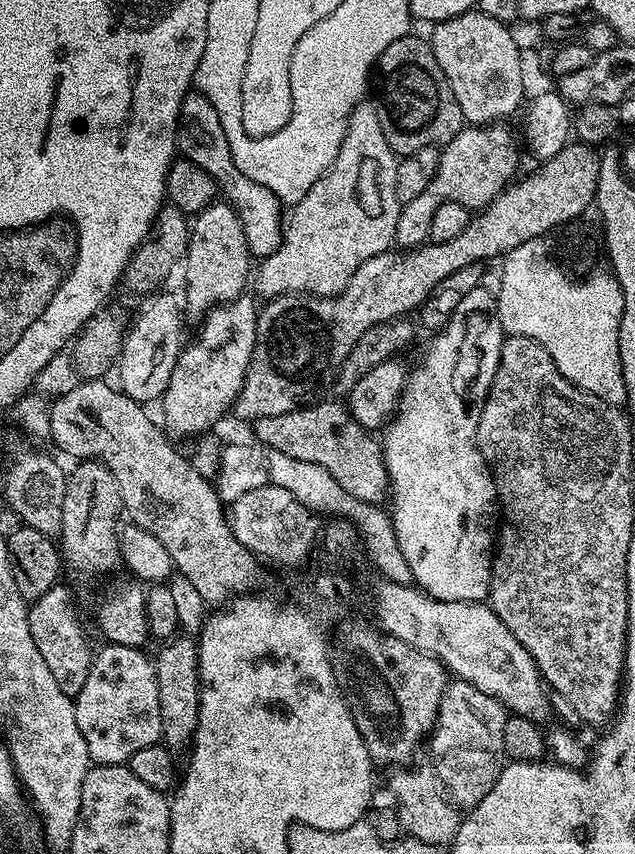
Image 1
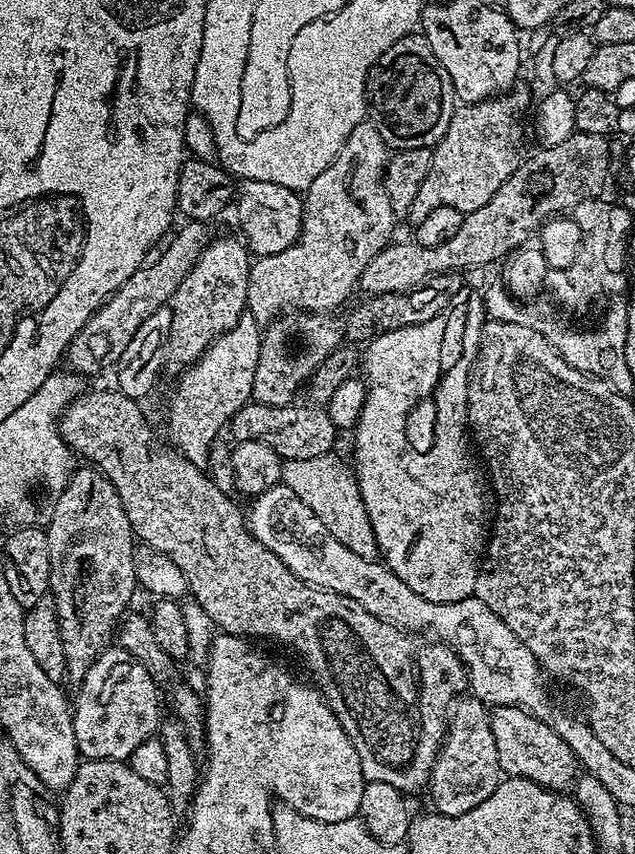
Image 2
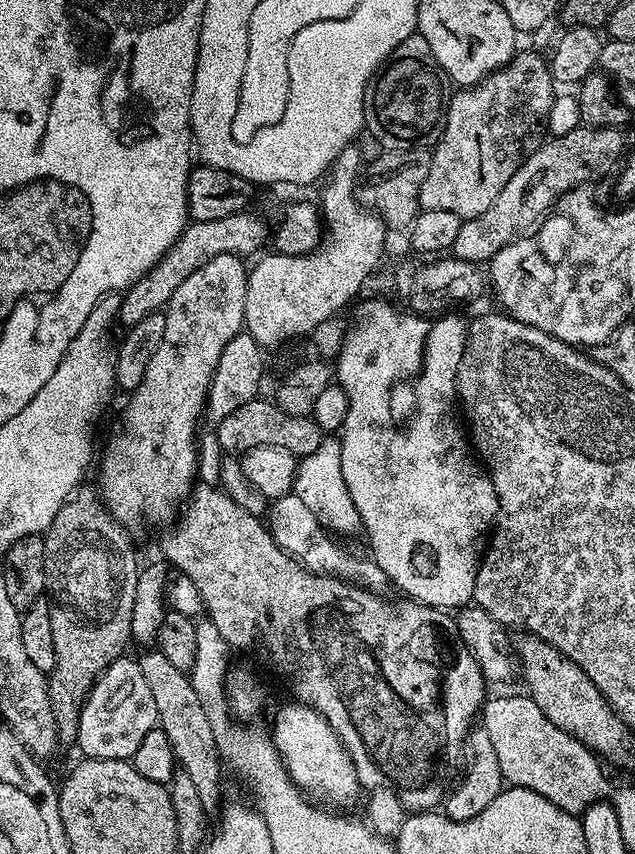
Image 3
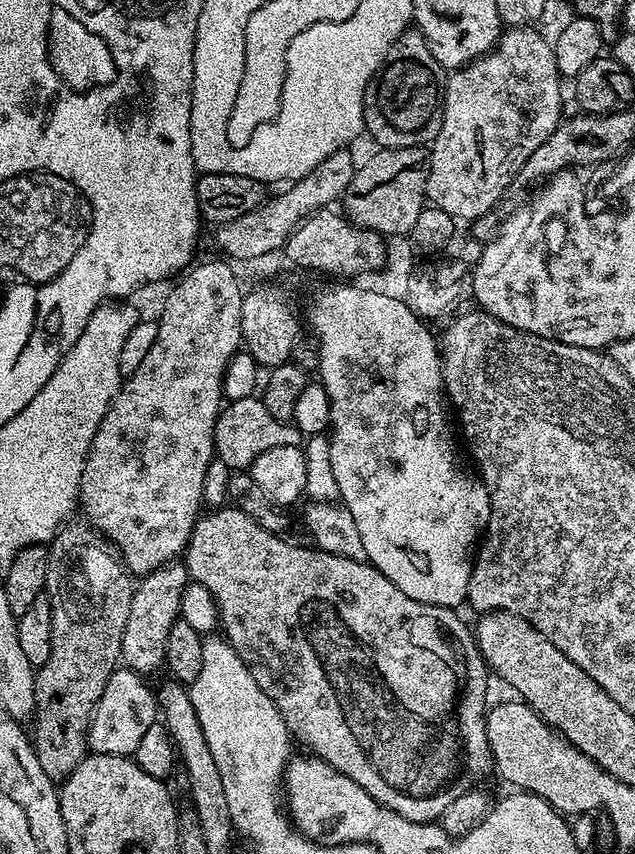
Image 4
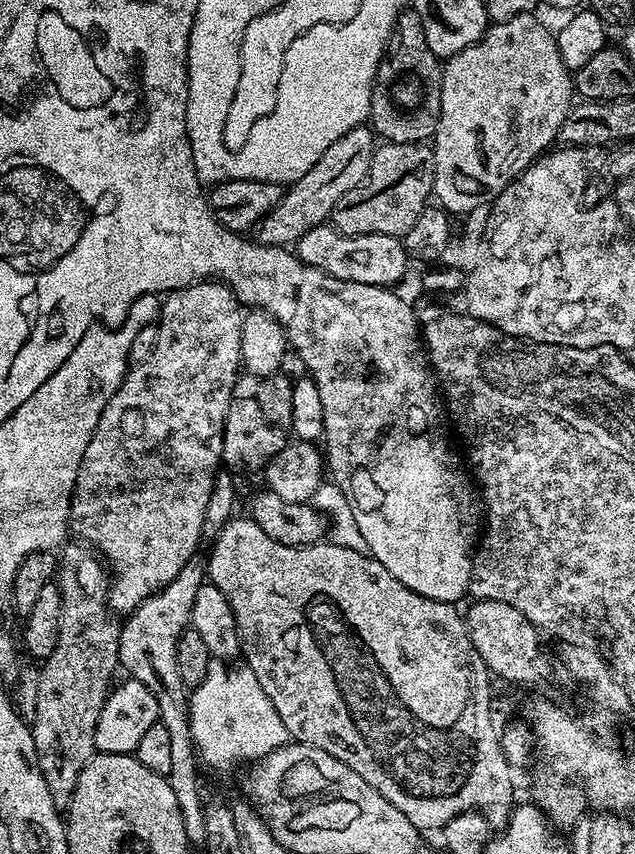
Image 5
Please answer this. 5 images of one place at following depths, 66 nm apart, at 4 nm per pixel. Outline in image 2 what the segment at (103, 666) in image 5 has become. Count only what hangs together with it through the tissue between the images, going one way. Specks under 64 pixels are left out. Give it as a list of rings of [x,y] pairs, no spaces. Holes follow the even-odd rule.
[[[92,466],[83,467],[84,468],[77,467],[75,471],[69,475],[68,481],[64,484],[64,489],[55,497],[56,505],[52,508],[52,517],[49,518],[48,524],[46,523],[48,545],[50,546],[50,586],[48,590],[52,599],[56,602],[58,626],[60,627],[60,637],[62,638],[62,650],[66,654],[66,662],[68,663],[67,675],[69,677],[73,676],[73,681],[76,682],[83,680],[84,675],[88,672],[89,666],[91,666],[102,653],[108,651],[110,645],[113,643],[114,637],[117,635],[120,621],[124,619],[126,613],[129,611],[128,603],[131,602],[132,595],[138,592],[138,585],[136,582],[136,549],[138,544],[132,535],[130,518],[126,518],[126,510],[122,506],[118,490],[114,490],[114,486],[105,478],[103,472]]]

